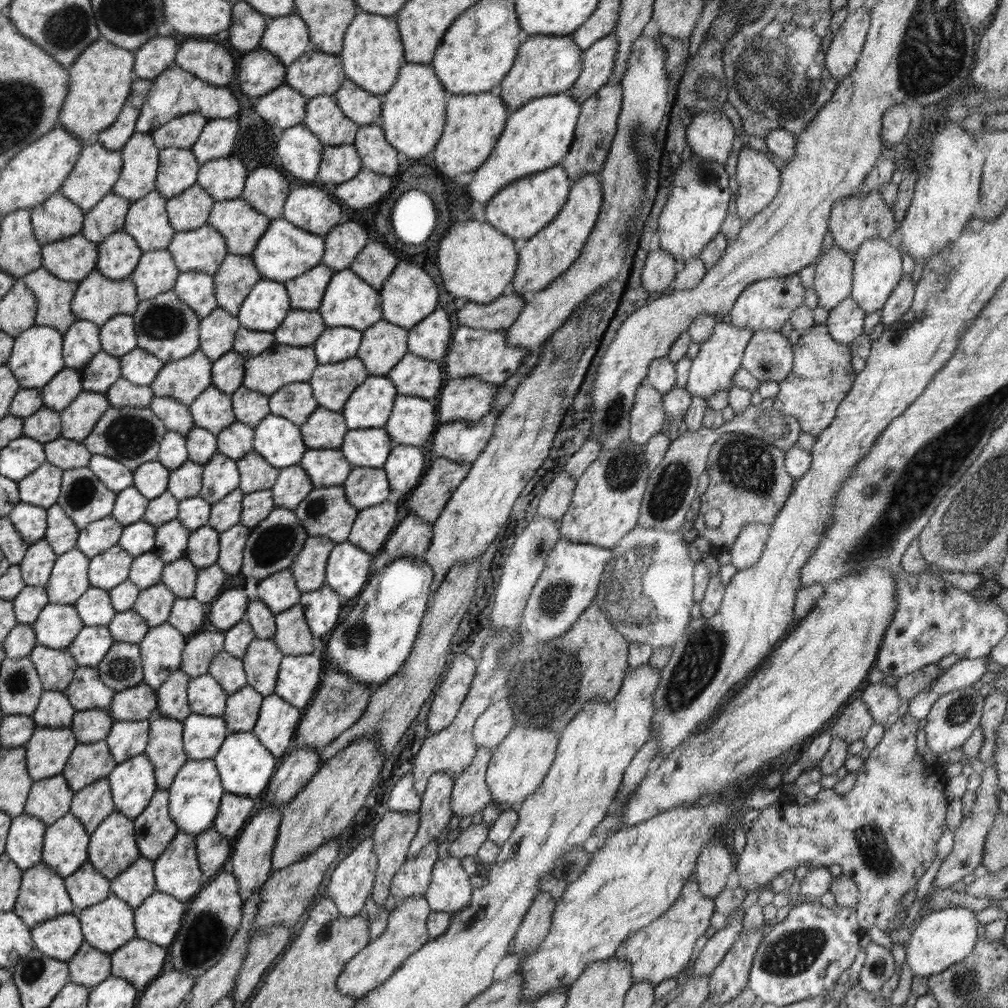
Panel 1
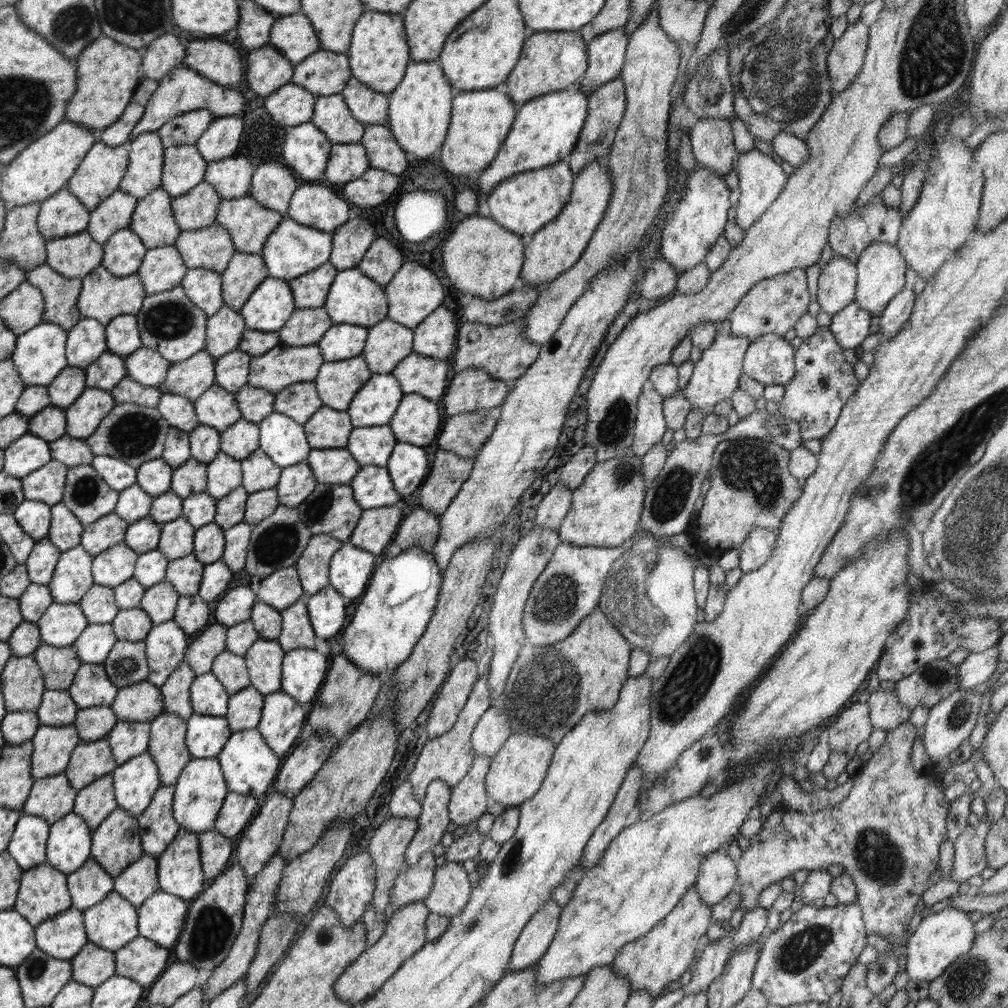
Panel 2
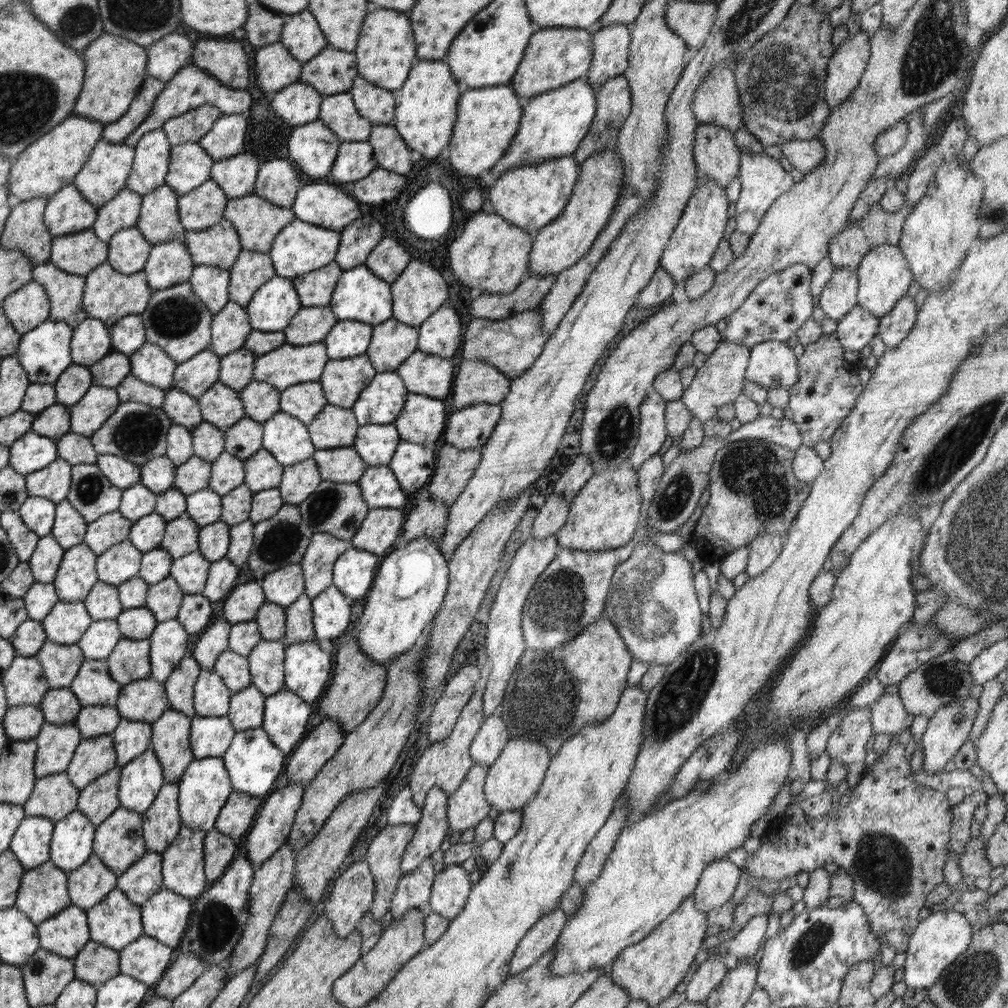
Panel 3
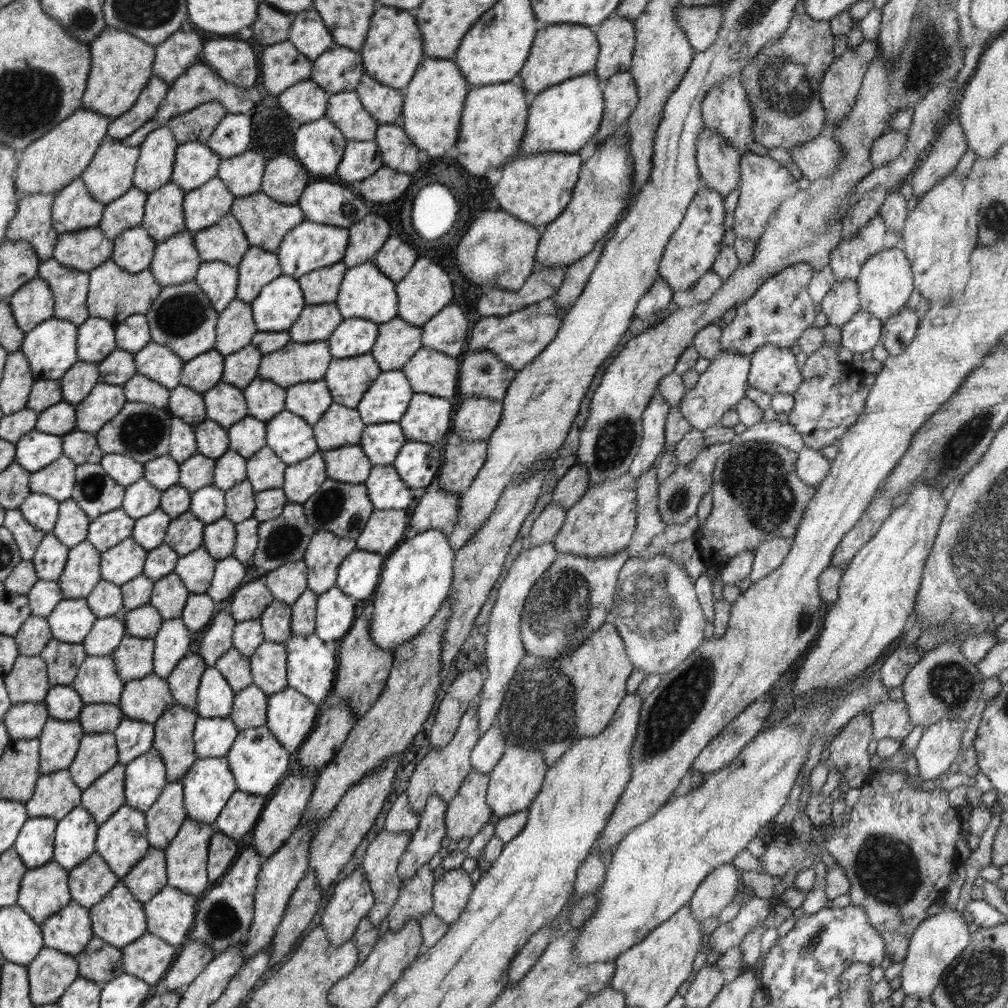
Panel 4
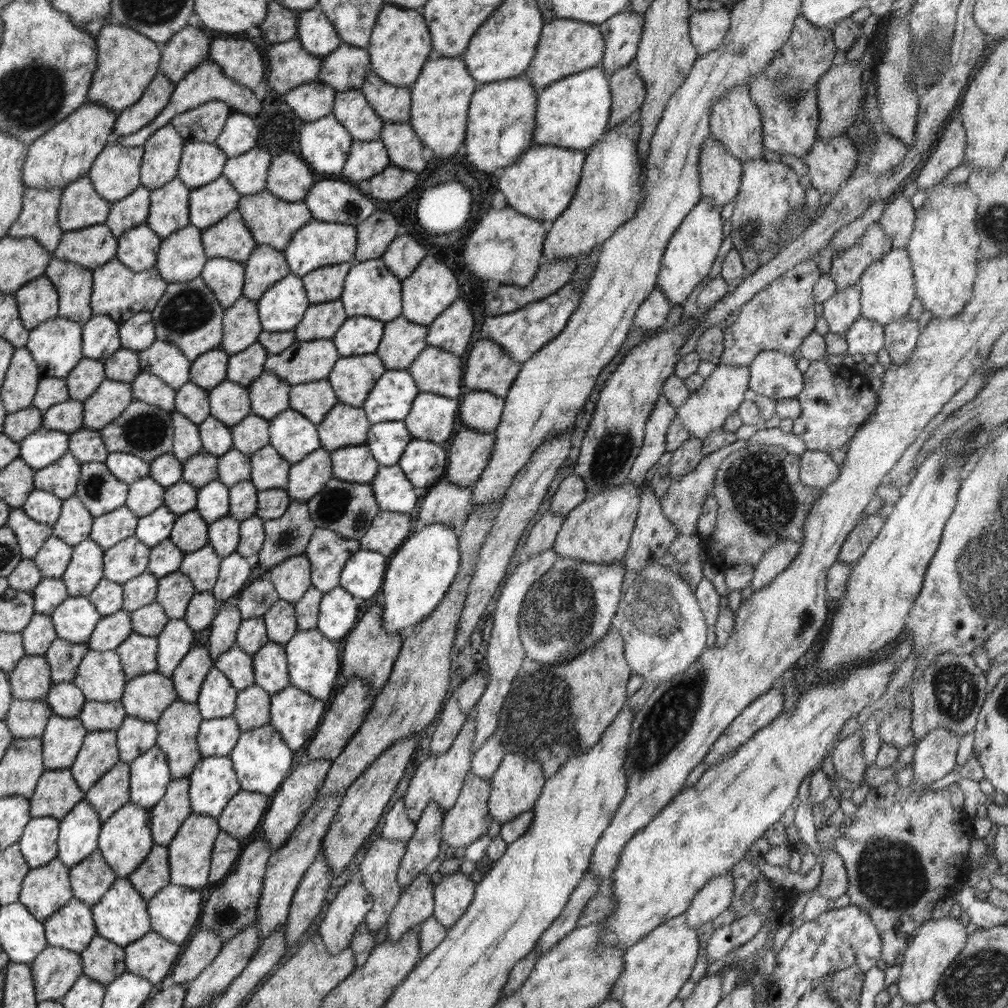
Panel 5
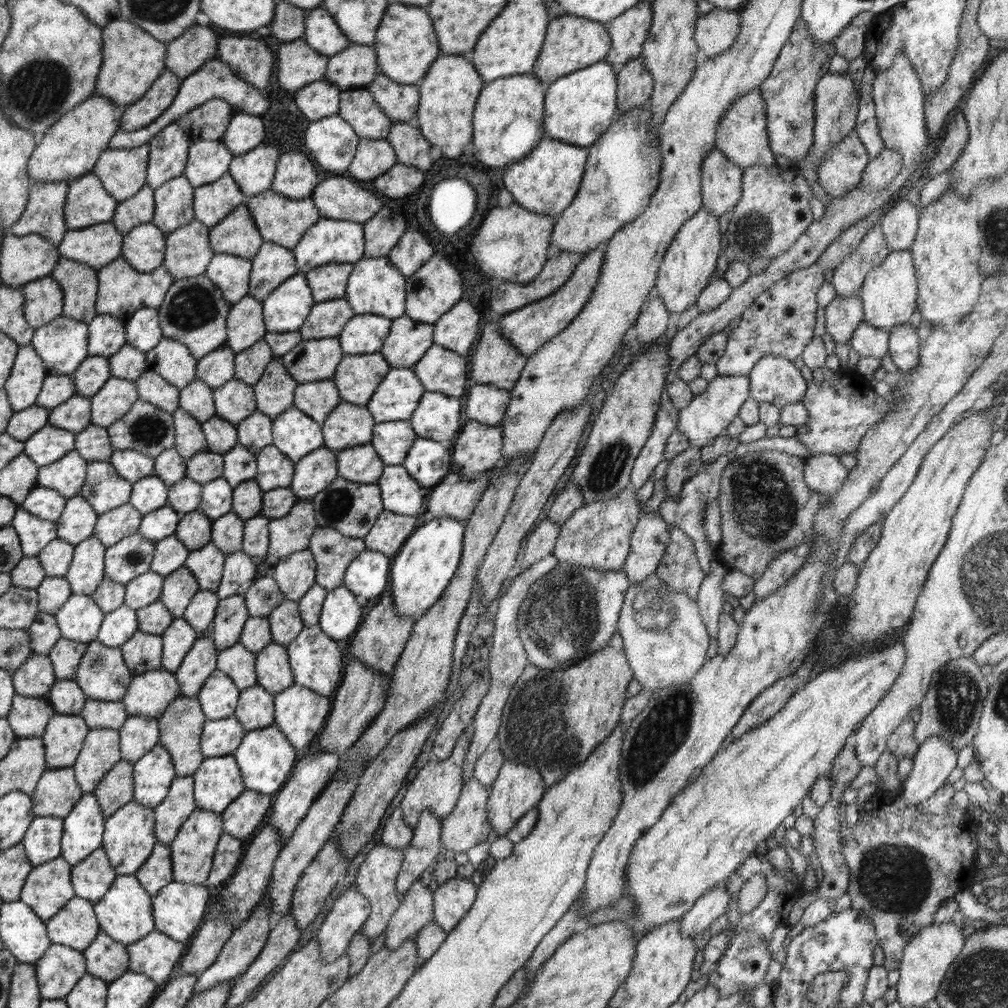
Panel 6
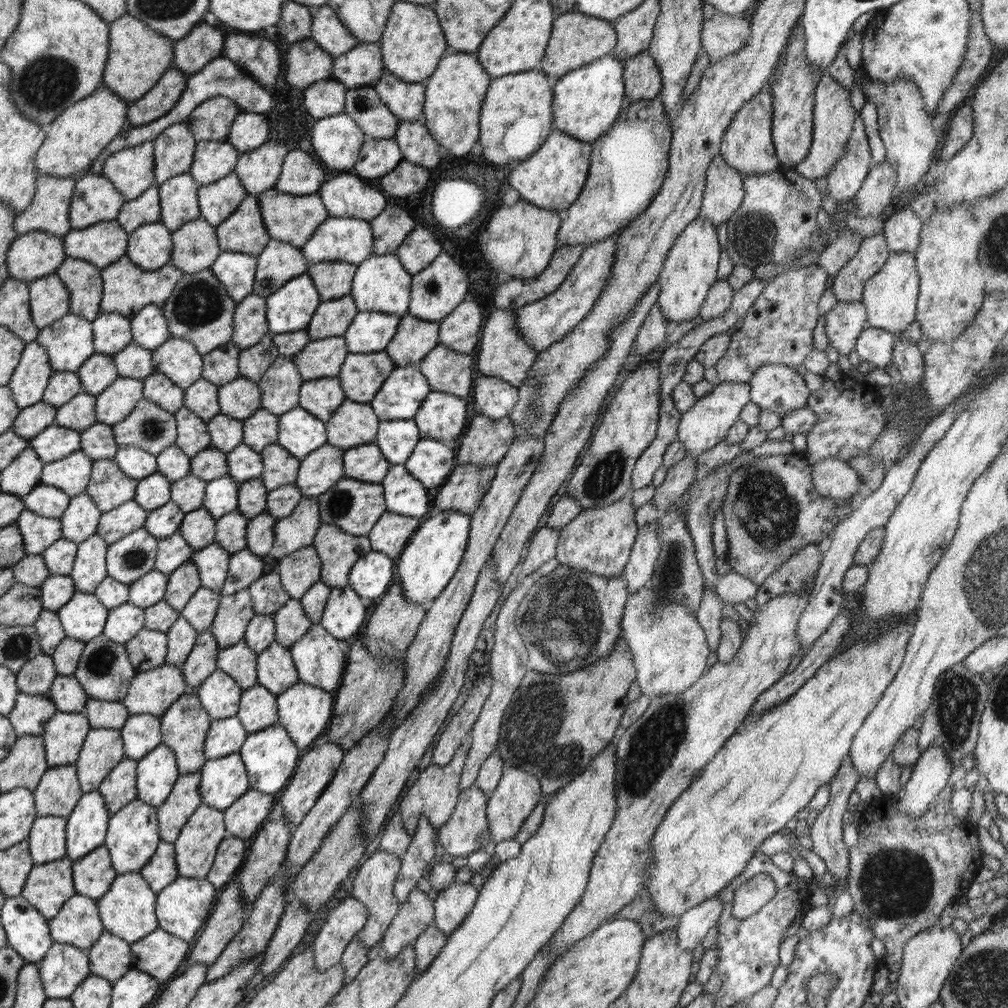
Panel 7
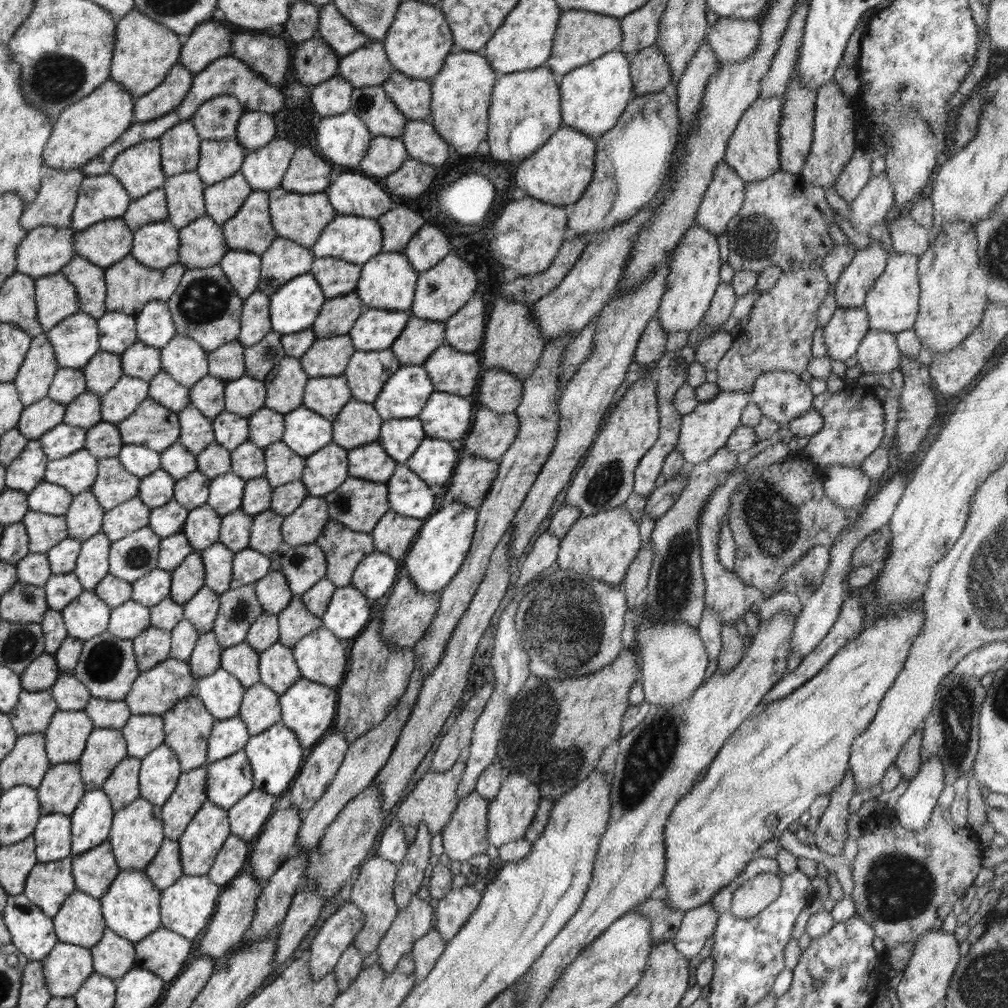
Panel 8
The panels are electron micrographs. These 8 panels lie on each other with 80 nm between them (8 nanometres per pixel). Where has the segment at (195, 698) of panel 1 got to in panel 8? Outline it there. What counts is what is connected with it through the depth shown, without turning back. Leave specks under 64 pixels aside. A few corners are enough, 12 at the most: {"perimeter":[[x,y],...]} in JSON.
{"perimeter":[[223,669],[194,694],[216,720],[236,717],[246,690]]}

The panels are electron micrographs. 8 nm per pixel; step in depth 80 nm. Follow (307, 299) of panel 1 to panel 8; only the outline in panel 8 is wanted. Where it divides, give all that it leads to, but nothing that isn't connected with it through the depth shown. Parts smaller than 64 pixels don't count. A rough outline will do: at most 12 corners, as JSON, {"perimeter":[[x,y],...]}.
{"perimeter":[[314,258],[309,273],[324,299],[353,292],[362,265]]}

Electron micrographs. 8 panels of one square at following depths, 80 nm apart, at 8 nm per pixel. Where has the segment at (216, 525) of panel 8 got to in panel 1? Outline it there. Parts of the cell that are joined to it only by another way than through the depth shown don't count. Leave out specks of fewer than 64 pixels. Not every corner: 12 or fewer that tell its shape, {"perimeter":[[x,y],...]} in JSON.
{"perimeter":[[177,518],[155,527],[165,563],[185,556],[188,530]]}

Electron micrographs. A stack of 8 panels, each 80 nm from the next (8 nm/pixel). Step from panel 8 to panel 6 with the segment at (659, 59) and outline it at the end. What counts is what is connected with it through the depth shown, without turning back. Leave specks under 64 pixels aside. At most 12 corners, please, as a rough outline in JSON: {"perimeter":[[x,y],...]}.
{"perimeter":[[641,56],[617,72],[617,114],[646,105],[654,79]]}

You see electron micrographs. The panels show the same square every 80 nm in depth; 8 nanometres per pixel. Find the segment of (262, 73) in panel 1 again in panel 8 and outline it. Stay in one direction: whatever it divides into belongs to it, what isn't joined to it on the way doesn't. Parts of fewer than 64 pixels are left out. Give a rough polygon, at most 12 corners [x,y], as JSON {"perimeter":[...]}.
{"perimeter":[[319,36],[291,57],[296,80],[311,88],[337,74],[340,56]]}

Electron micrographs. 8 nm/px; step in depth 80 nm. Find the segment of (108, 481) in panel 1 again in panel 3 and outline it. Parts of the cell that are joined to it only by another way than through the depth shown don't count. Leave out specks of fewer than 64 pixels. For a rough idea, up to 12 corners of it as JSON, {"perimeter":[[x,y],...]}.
{"perimeter":[[99,455],[96,465],[125,489],[140,482],[140,465],[121,456]]}

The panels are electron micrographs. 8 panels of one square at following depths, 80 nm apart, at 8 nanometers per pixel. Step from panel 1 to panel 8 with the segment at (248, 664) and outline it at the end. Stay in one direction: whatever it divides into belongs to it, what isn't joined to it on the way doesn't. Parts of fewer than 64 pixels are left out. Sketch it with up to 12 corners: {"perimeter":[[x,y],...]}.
{"perimeter":[[293,650],[260,653],[260,683],[279,696],[300,680]]}

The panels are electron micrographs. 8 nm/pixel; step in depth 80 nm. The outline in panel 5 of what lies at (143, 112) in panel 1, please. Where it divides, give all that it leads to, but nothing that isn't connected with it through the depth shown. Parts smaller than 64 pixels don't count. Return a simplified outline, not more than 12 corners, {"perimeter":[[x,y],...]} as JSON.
{"perimeter":[[204,61],[175,84],[168,104],[142,129],[111,141],[142,147],[176,115],[212,100],[255,117],[261,92]]}

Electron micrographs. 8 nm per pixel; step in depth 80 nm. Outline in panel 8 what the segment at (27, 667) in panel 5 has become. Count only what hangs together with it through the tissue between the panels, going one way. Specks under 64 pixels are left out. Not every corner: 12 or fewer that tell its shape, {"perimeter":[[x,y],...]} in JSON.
{"perimeter":[[40,654],[20,676],[23,690],[47,691],[60,676]]}

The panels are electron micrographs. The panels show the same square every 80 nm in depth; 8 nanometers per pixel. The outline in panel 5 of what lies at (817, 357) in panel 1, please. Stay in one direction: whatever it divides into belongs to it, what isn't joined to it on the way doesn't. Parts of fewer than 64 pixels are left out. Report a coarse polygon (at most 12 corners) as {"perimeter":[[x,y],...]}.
{"perimeter":[[826,356],[803,372],[794,436],[846,448],[875,409],[868,379],[836,378]]}

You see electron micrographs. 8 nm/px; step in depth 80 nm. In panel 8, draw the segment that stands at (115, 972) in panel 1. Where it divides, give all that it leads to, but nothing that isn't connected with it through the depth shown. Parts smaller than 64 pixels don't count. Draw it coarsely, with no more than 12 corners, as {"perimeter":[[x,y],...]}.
{"perimeter":[[161,926],[135,943],[135,966],[170,982],[195,942]]}

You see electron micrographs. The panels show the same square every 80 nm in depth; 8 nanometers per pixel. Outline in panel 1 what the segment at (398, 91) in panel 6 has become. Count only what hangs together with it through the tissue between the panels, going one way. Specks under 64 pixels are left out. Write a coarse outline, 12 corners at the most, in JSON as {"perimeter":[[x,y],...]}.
{"perimeter":[[346,77],[333,94],[358,125],[380,124],[382,97]]}

